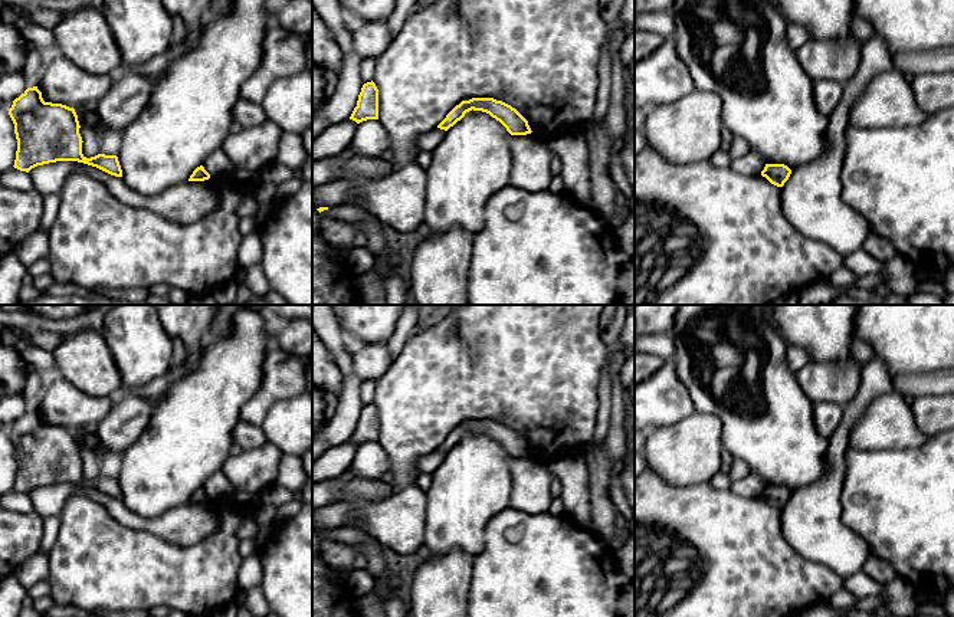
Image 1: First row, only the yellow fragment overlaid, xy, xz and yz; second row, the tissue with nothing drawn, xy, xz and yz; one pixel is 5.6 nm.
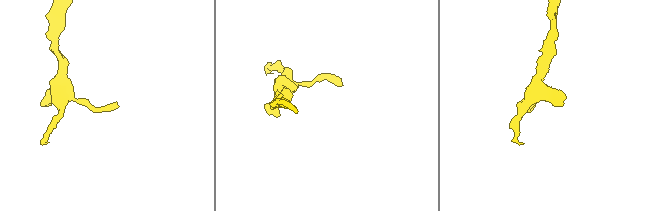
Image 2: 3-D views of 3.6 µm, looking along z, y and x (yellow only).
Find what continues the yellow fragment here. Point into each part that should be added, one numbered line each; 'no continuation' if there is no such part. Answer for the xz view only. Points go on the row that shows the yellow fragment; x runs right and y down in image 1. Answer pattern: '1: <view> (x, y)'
no continuation

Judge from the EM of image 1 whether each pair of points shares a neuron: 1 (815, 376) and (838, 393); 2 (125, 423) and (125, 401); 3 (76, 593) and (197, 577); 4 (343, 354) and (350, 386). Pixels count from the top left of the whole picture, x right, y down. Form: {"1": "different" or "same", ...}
{"1": "same", "2": "same", "3": "same", "4": "same"}

